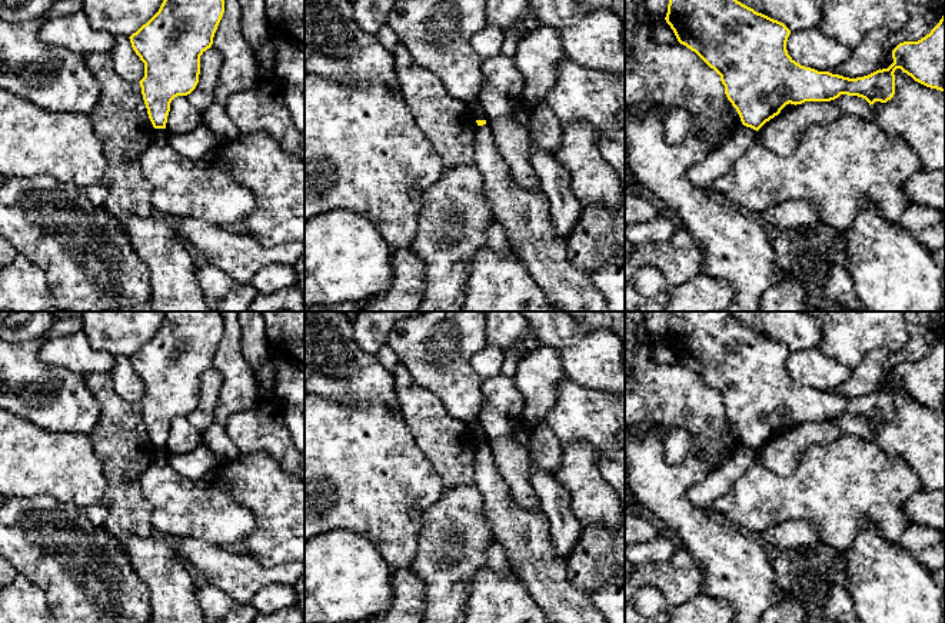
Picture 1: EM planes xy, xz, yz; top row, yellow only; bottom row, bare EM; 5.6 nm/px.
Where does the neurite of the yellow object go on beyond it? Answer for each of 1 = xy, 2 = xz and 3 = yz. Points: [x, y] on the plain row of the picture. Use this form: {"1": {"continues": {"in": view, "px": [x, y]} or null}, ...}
{"1": {"continues": null}, "2": {"continues": null}, "3": {"continues": null}}

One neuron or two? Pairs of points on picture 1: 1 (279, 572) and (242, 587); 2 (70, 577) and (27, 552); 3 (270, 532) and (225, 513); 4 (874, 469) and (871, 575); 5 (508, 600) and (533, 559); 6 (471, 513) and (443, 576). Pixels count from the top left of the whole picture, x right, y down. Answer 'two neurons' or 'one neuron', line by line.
1: one neuron
2: one neuron
3: two neurons
4: two neurons
5: two neurons
6: one neuron

